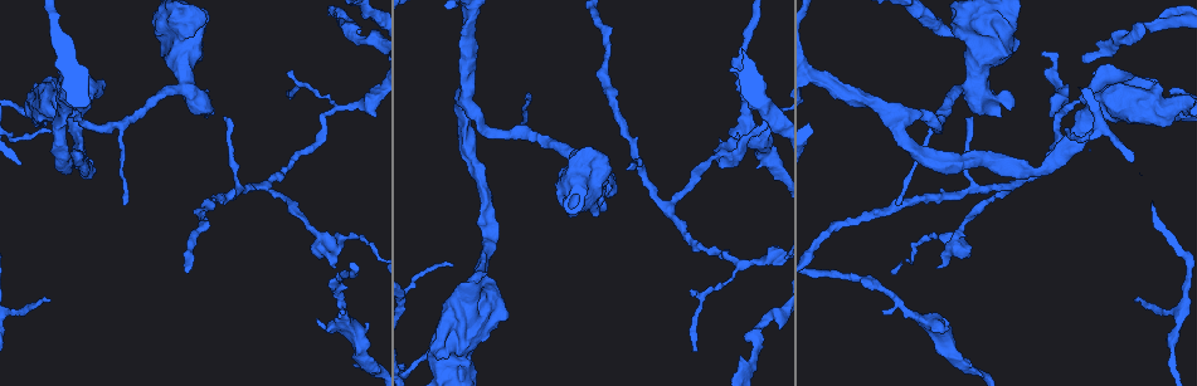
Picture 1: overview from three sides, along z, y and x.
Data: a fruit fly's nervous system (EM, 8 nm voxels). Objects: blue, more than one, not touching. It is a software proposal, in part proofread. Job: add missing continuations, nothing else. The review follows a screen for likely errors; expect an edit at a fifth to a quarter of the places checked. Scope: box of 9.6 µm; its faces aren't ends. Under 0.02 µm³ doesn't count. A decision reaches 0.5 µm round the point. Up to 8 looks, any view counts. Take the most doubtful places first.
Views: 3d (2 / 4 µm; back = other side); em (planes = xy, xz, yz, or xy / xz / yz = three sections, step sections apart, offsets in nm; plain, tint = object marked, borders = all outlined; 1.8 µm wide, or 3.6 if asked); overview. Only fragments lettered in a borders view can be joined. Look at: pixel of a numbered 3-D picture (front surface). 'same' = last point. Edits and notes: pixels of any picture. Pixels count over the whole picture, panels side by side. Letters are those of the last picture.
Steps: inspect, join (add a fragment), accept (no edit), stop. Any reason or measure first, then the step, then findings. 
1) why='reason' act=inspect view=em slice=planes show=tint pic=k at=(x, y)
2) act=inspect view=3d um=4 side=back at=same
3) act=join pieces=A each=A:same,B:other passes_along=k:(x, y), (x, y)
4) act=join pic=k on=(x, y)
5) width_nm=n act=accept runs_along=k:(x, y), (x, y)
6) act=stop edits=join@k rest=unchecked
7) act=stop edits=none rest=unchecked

why='free end' act=inspect view=em slice=planes show=borders pic=1 at=(316, 319)

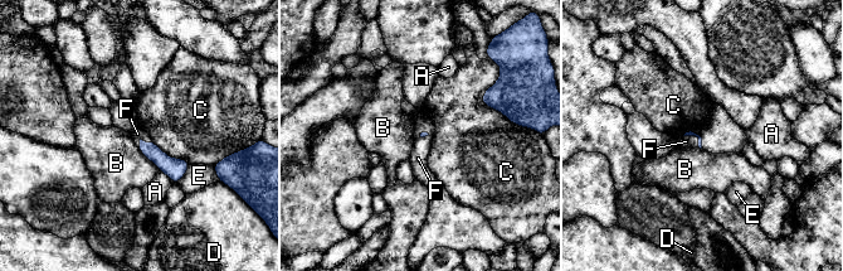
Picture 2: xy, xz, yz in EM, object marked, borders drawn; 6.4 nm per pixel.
act=join pieces=F each=A:other,B:other,C:other,D:other,E:other,F:same passes_along=2:(687, 134), (696, 134), (686, 141) found='the cell continues'

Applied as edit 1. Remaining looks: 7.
act=inspect view=overview

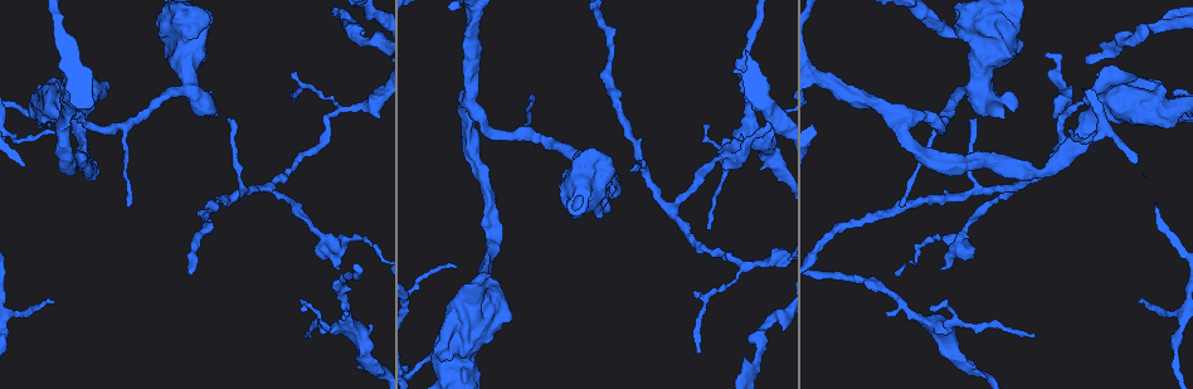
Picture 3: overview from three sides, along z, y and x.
why='thick end' act=inspect view=3d um=4 pic=3 at=(107, 83)

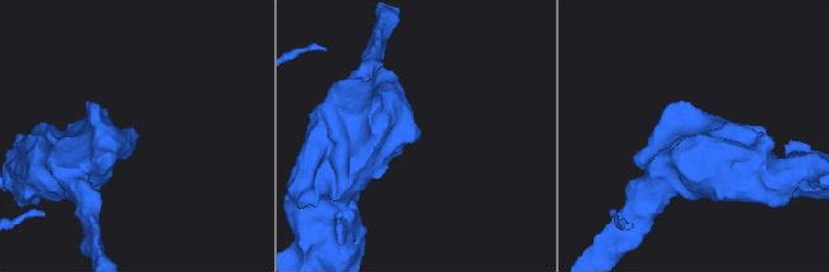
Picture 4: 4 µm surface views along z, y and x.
why='need the tissue' act=inspect view=em um=3.6 slice=planes show=tint pic=4 at=(134, 132)

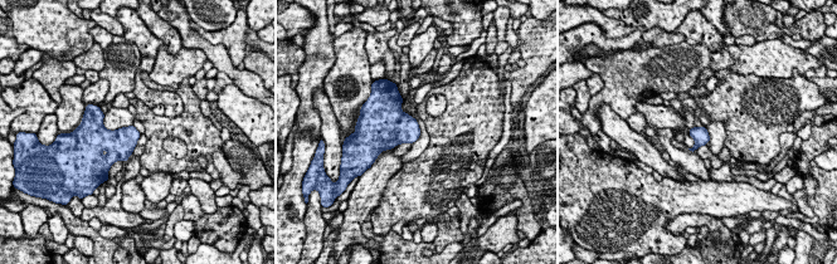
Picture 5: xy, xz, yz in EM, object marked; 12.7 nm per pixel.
why='see the neighbours' act=inspect view=em um=3.6 slice=planes show=borders at=same

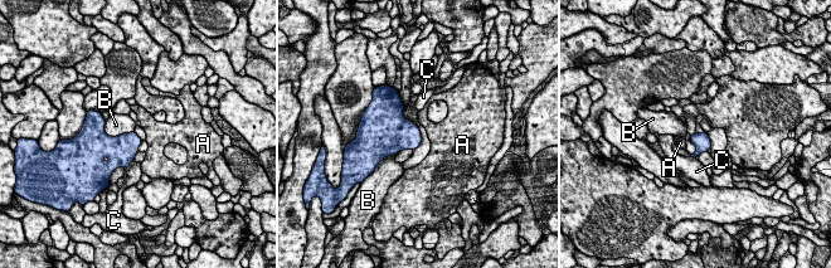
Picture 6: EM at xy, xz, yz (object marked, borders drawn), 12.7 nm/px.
act=accept each=A:other,B:other,C:other border=6:(105, 120), (111, 136), (134, 132) found='no lettered fragment goes on from it'

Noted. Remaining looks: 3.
act=stop edits=join@2 rest=unchecked

